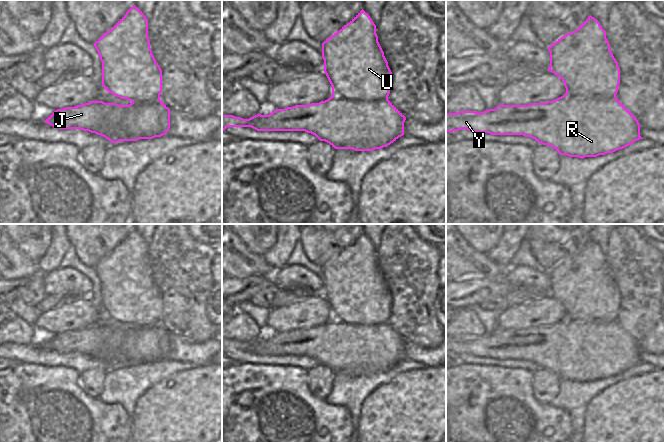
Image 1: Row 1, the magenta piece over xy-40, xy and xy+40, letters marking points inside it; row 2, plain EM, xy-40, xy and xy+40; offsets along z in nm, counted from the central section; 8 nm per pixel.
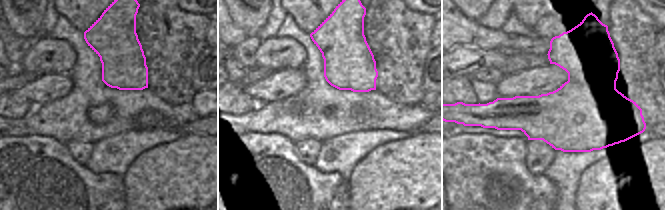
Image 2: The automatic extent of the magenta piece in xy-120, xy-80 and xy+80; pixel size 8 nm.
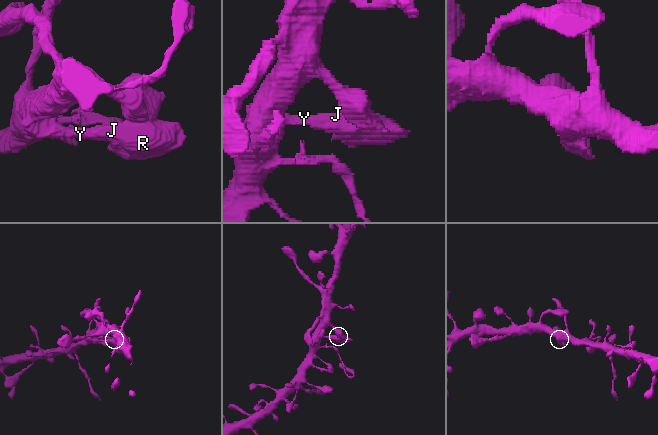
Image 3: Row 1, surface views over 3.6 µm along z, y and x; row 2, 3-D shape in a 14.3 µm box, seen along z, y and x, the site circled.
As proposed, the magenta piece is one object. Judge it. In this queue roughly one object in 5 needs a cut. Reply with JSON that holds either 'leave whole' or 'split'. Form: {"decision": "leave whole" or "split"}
{"decision": "leave whole"}

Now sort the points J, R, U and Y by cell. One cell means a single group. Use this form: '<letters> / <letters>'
J R U Y

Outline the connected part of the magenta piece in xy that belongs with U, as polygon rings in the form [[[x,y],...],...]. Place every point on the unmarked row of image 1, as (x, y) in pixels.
[[[363,233],[339,255],[322,267],[324,293],[331,310],[332,320],[319,327],[295,329],[276,333],[269,339],[257,338],[249,343],[222,339],[222,355],[227,351],[251,351],[257,355],[305,355],[320,365],[329,367],[335,373],[373,375],[387,371],[404,359],[406,341],[388,324],[392,308],[392,296],[378,266],[376,249]]]

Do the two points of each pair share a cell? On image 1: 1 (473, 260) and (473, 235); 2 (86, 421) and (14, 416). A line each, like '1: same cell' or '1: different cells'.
1: different cells
2: same cell

